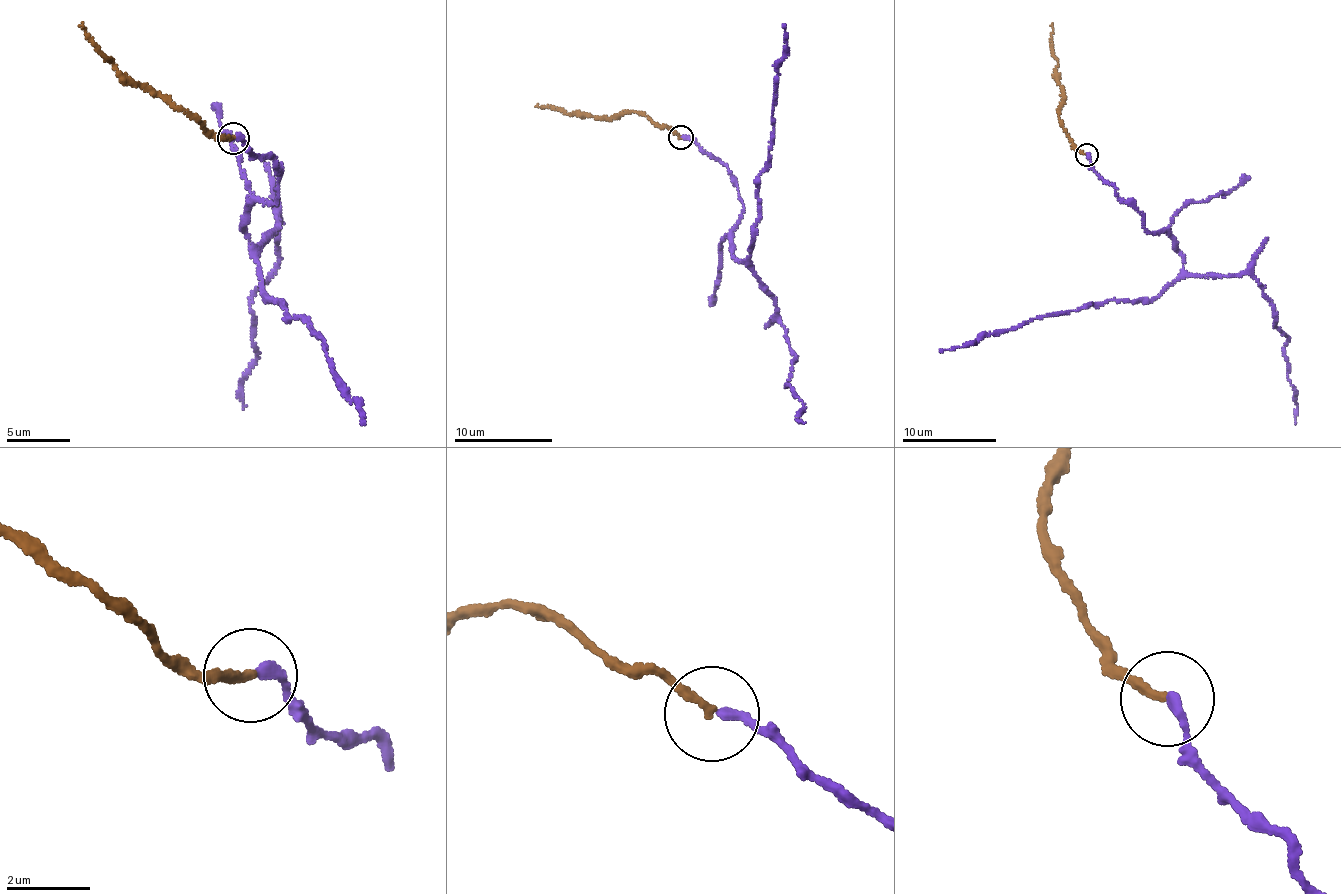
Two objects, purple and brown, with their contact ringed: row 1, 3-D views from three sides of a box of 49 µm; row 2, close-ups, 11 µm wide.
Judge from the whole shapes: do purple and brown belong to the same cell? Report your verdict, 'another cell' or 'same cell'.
same cell

